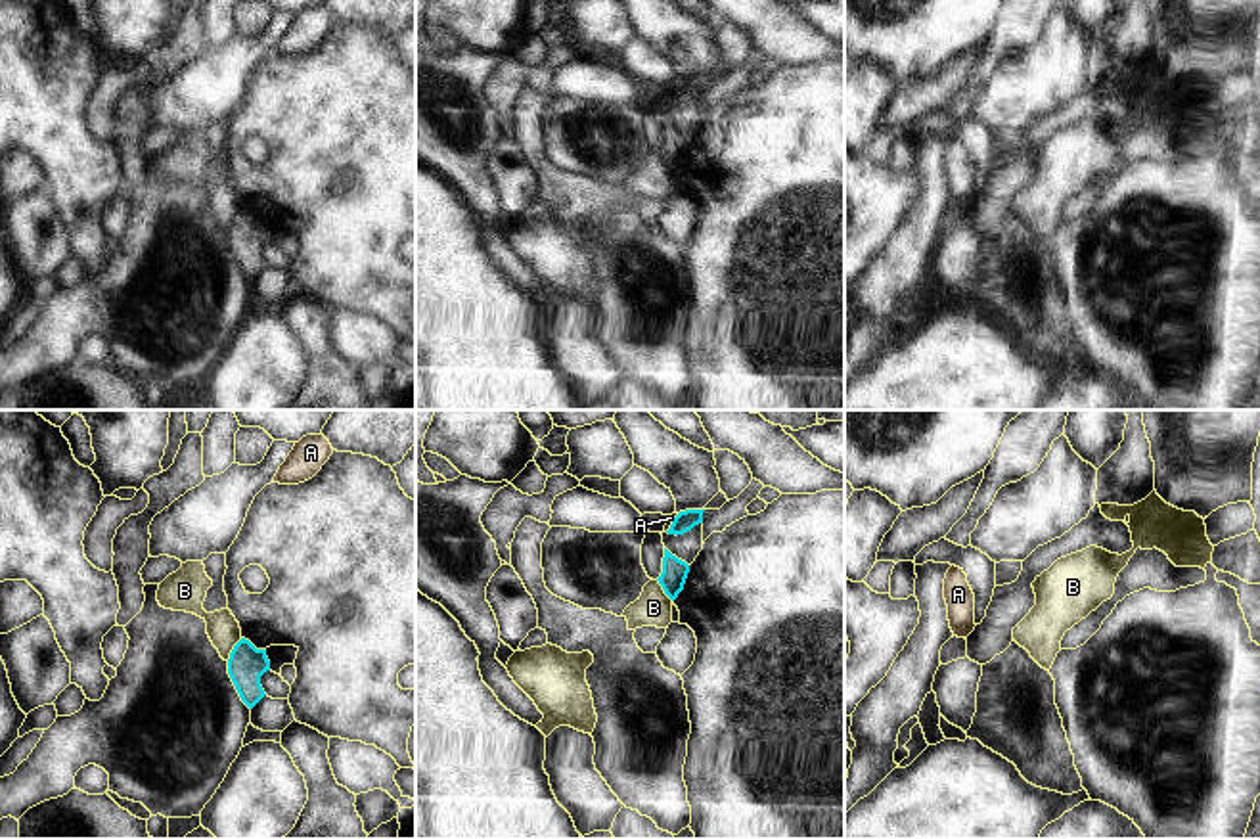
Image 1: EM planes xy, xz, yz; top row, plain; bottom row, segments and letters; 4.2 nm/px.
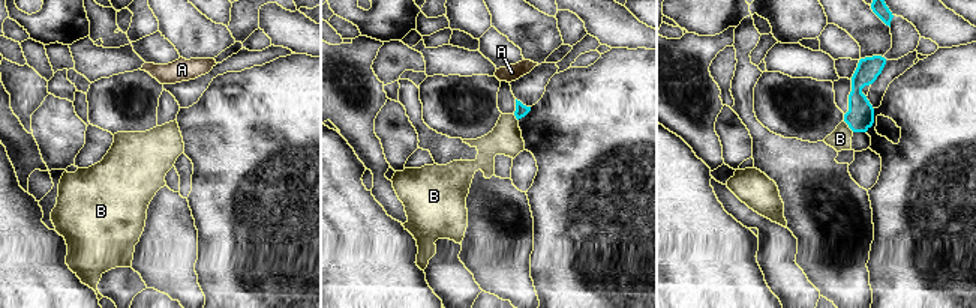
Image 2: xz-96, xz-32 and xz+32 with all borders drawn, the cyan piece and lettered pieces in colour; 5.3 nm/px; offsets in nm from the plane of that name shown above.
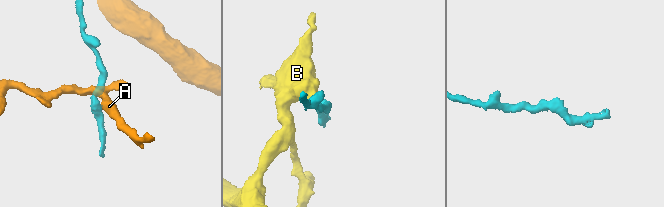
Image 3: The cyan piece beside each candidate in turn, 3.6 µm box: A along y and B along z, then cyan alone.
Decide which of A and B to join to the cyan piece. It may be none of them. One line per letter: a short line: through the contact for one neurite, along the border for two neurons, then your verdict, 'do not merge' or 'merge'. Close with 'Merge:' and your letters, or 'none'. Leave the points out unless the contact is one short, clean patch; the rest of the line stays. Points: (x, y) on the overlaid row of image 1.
A: line xz (678, 514), (665, 531); do not merge
B: line xy (242, 638), (226, 659); do not merge
Merge: none

